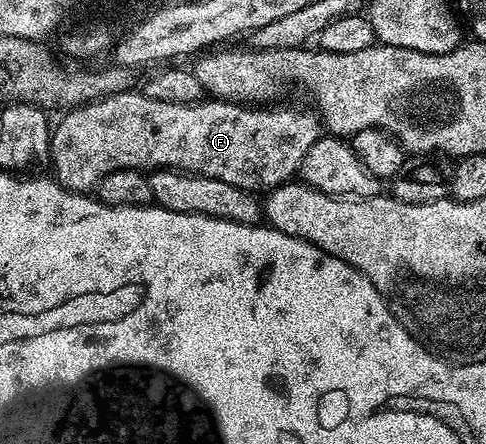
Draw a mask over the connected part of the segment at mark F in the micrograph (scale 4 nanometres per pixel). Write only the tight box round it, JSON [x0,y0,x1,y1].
[51,90,321,194]

